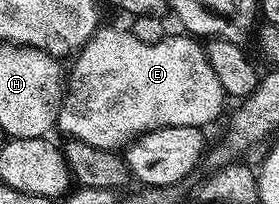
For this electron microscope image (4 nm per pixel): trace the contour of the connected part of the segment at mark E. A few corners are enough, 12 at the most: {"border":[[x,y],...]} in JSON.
{"border":[[99,27],[57,131],[121,149],[205,129],[226,92],[193,35]]}

